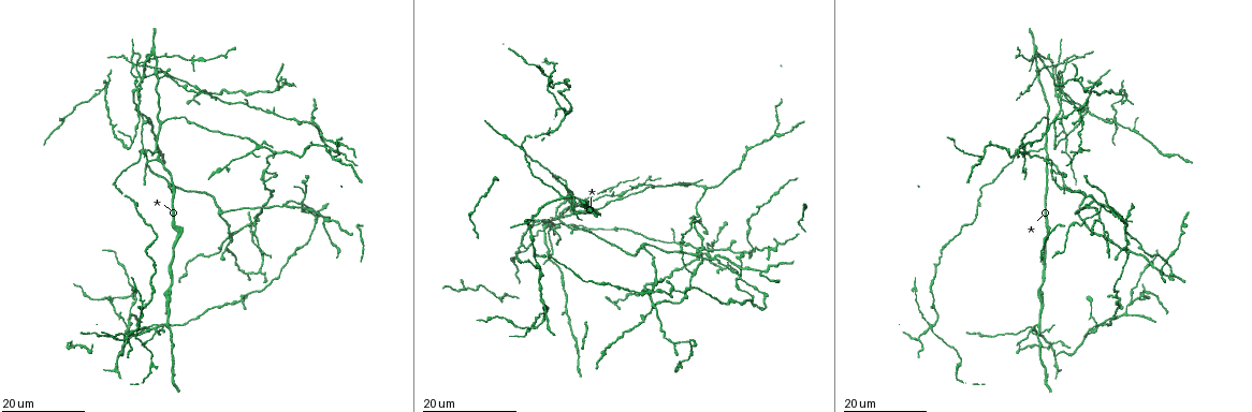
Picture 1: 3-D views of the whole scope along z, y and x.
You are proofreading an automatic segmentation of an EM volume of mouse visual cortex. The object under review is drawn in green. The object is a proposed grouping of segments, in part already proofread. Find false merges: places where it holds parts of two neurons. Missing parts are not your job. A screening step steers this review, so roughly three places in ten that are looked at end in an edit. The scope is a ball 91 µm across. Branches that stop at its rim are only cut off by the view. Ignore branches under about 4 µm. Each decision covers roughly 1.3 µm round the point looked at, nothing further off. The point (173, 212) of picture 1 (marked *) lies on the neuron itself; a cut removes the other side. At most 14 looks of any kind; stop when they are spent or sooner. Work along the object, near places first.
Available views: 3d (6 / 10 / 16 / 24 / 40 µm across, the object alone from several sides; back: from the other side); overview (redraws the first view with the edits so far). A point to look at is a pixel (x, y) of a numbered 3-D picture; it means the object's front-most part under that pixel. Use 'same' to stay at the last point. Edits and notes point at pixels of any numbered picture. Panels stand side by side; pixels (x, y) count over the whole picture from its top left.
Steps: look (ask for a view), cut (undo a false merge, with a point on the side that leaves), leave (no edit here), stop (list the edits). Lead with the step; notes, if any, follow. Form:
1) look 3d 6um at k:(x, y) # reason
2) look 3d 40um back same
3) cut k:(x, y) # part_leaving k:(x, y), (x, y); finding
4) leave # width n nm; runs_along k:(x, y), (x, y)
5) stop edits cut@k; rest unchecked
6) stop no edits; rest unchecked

look 3d 16um at 1:(570, 205) # arms part here

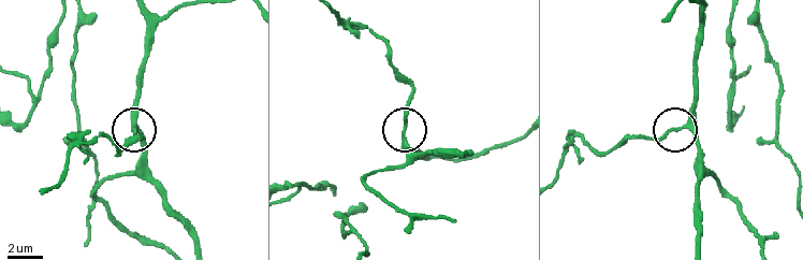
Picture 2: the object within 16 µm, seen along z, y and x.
look 3d 6um at 2:(683, 124)

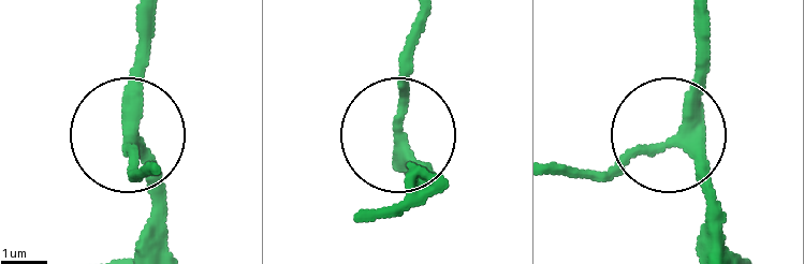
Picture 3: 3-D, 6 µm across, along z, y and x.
look 3d 6um back at 3:(401, 135)

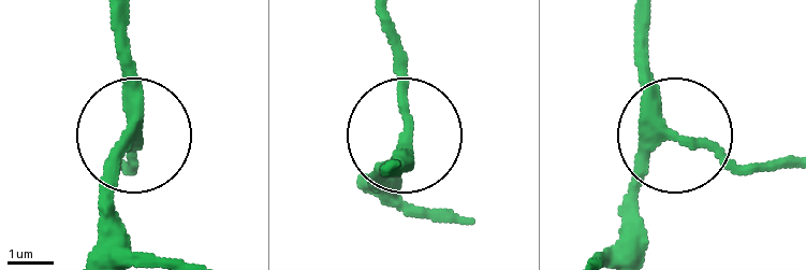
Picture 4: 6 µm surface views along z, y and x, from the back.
leave # side_arm 103 um; continuous, no second neuron

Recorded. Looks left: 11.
look 3d 16um at 1:(931, 327) # four-way junction

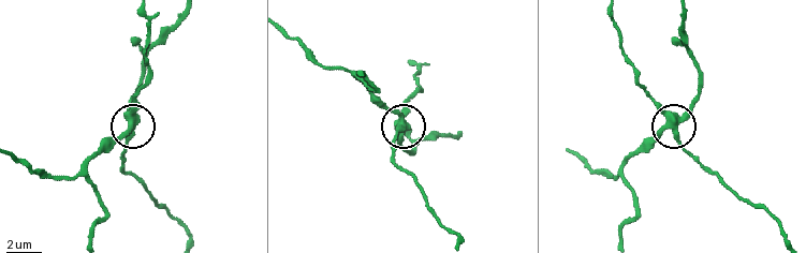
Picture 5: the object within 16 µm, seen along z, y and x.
look 3d 10um at 5:(400, 123) # closer look

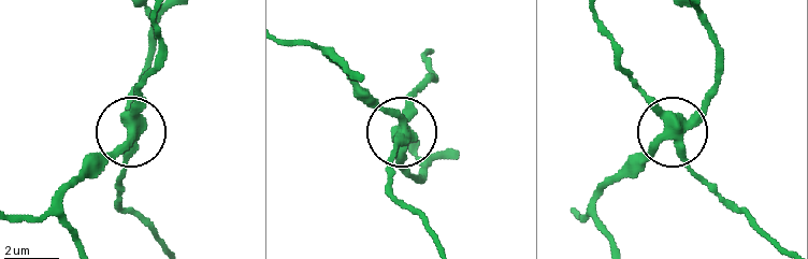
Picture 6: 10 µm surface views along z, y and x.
cut 6:(145, 97) # side_arm 16 um; part_leaving 6:(133, 129), (119, 196), (166, 249); a second neuron is stuck on

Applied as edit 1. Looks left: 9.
look overview

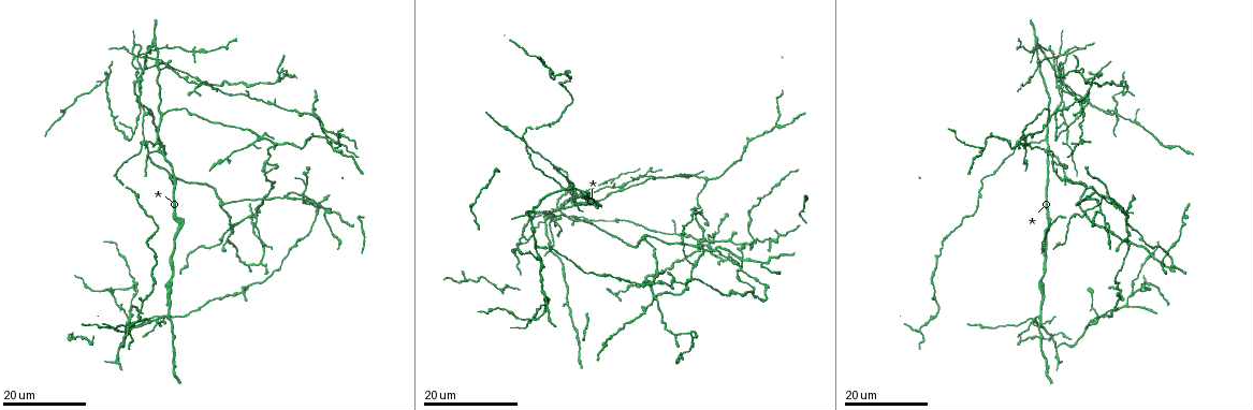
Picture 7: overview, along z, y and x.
look 3d 16um at 7:(157, 321) # looks like a crossing

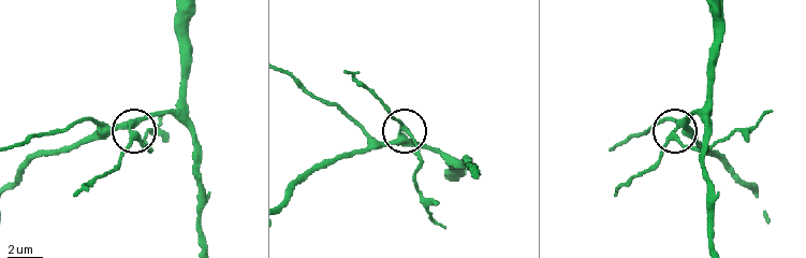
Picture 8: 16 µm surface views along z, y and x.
look 3d 10um at 8:(399, 140)

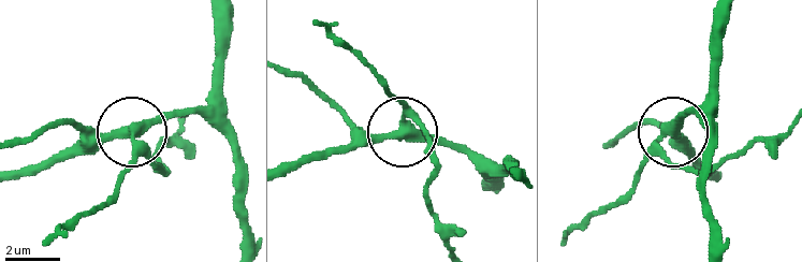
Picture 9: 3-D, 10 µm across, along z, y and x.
cut 9:(129, 161) # width 340 nm; two neurons meet here

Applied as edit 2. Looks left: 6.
look 3d 24um at 7:(128, 316) # thin arm on a thick one

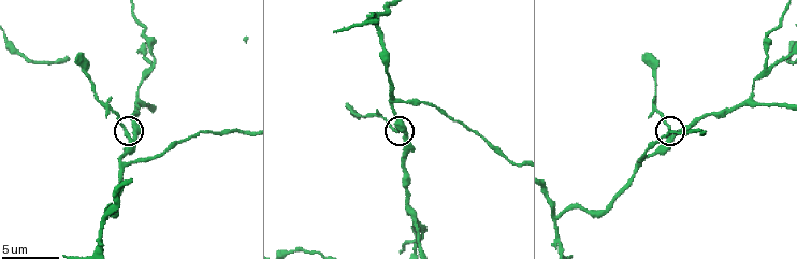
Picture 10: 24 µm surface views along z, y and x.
look 3d 10um at 10:(130, 134)

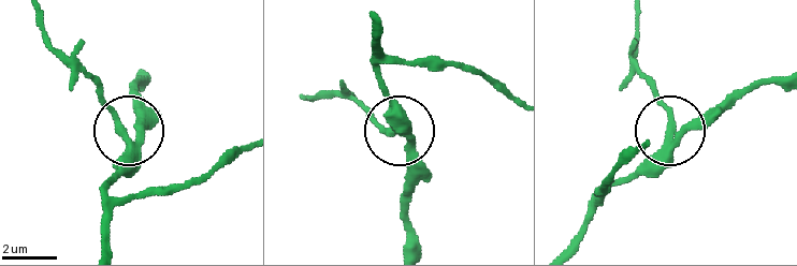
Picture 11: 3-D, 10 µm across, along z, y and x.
look 3d 6um at 11:(670, 129)

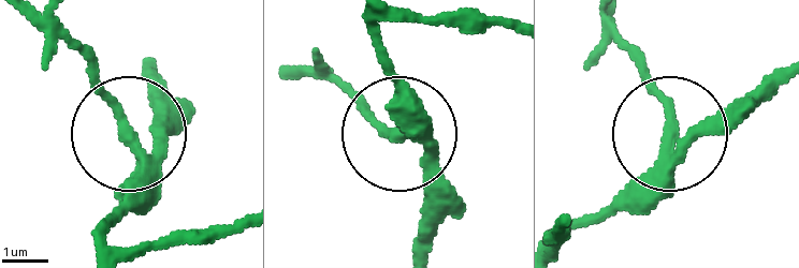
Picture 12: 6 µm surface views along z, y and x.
leave # arms 3; runs_along 12:(93, 246), (140, 153), (105, 85), (40, 19); all the same neuron

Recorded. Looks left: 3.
look 3d 10um at 10:(422, 232) # three-way junction

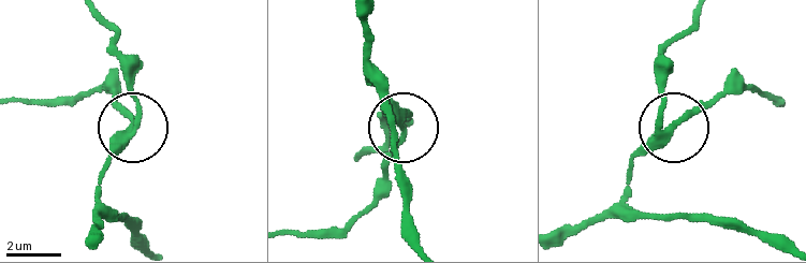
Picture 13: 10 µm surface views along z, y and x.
leave # runs_along 13:(560, 240), (615, 202), (631, 160), (669, 126), (663, 59); one neuron here

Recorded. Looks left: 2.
look 3d 24um at 7:(978, 148) # three-way junction

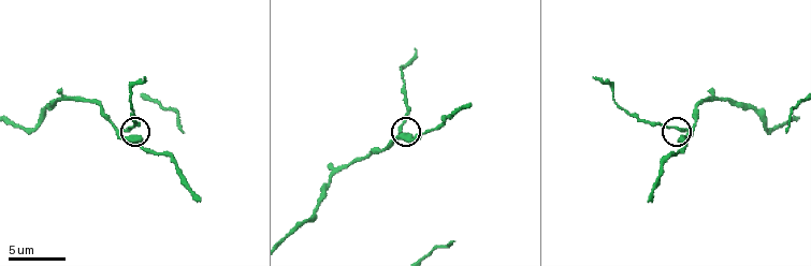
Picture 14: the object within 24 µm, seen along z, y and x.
look 3d 6um at 14:(130, 131) # zoom in

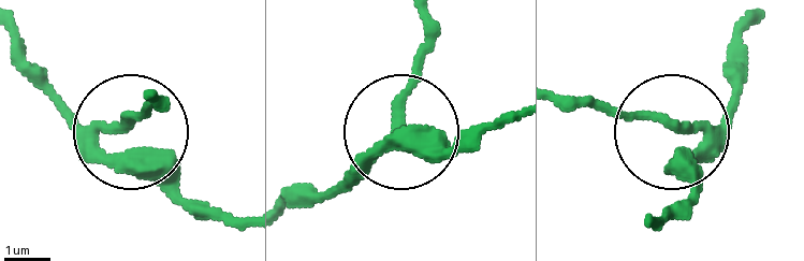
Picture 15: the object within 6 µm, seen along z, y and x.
leave # arms 3; all the same neuron

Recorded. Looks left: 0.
stop edits cut@6, cut@9; rest unchecked

